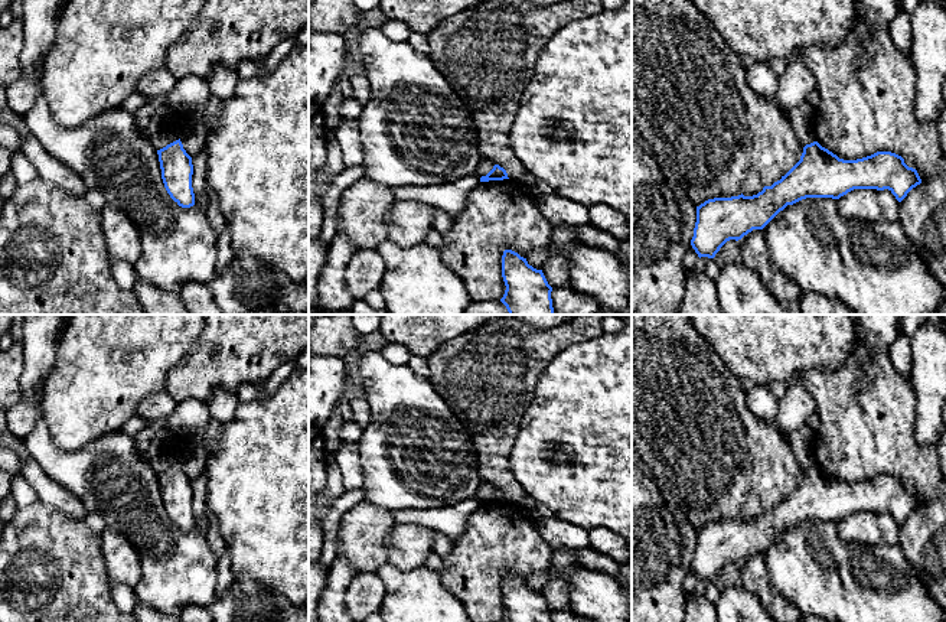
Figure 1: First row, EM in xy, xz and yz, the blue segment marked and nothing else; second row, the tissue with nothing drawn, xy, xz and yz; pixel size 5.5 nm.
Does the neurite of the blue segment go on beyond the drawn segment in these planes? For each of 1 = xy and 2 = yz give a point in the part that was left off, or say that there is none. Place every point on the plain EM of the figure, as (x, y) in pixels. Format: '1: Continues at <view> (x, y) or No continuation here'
1: Continues at xy (166, 449)
2: Continues at yz (802, 440)

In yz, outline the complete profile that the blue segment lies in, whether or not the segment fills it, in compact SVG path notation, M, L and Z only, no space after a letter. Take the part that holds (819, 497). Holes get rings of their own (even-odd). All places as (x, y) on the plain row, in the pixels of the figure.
M806 424L784 436L805 469L800 483L772 509L753 520L708 522L697 530L691 569L698 580L714 582L730 563L763 553L780 534L806 521L839 522L854 512L888 512L898 525L921 507L916 492L891 475L844 483L816 465L816 432Z

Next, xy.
M170 429L160 430L149 444L149 463L157 472L164 511L179 530L190 531L193 488L180 465L183 453L183 440Z

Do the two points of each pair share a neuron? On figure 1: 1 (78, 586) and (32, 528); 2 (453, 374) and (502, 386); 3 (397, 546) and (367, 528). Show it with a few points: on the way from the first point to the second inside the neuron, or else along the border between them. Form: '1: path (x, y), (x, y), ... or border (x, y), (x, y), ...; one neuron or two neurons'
1: path (64, 572), (42, 550), (39, 543); one neuron
2: path (465, 374), (491, 377); one neuron
3: border (397, 523), (388, 533), (385, 544), (387, 562); two neurons

